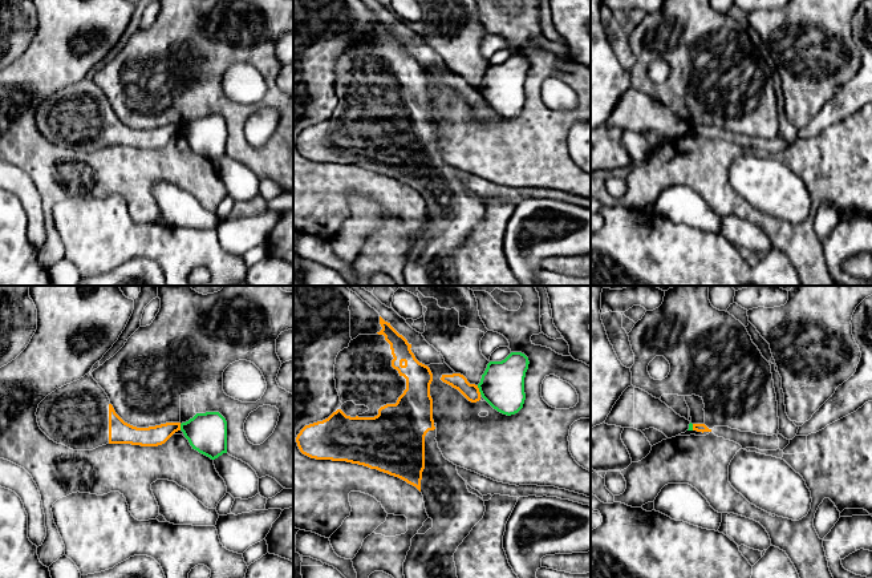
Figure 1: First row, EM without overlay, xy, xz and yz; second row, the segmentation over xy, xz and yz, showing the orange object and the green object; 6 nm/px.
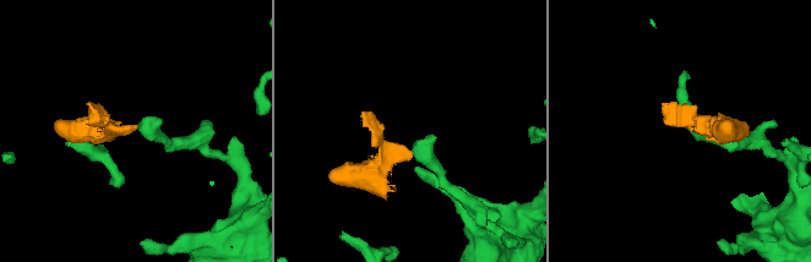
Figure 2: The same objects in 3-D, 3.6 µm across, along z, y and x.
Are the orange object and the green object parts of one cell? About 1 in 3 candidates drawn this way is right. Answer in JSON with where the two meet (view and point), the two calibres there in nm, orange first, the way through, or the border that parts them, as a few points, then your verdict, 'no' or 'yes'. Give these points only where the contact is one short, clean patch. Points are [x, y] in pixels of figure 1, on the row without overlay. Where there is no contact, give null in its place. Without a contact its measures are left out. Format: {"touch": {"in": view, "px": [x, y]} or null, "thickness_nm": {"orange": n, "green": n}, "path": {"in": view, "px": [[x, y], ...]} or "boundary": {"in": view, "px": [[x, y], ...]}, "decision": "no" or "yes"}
{"touch": {"in": "xz", "px": [478, 92]}, "thickness_nm": {"orange": 100, "green": 280}, "boundary": {"in": "xz", "px": [[477, 88], [481, 96]]}, "decision": "no"}

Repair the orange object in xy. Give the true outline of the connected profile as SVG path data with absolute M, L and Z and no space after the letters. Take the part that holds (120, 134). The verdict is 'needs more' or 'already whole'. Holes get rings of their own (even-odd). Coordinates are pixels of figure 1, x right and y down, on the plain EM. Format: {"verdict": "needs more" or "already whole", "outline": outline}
{"verdict": "needs more", "outline": "M90 76L48 97L36 118L50 142L73 153L93 153L106 146L158 149L181 133L181 125L149 130L125 125Z"}

